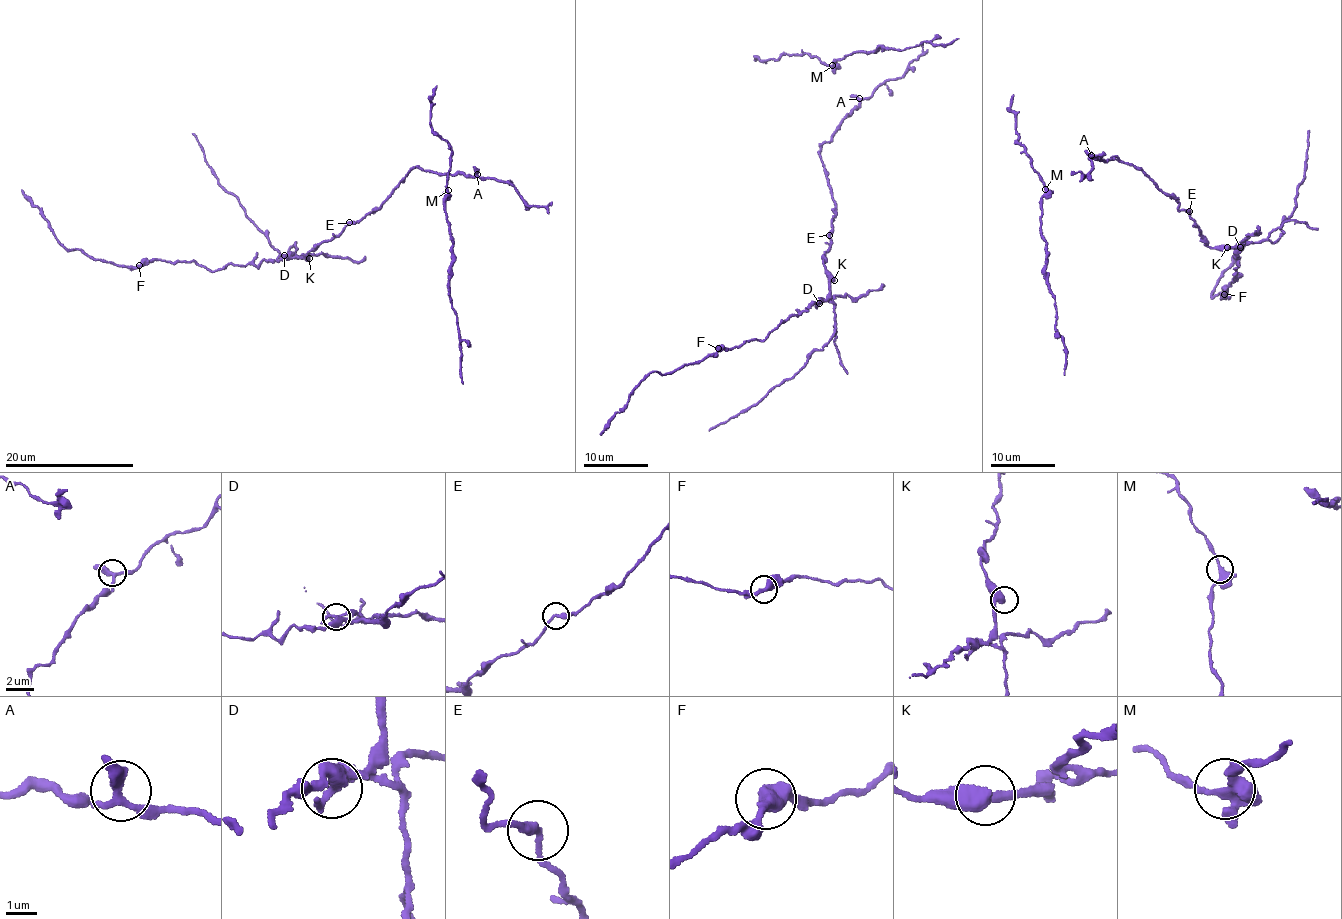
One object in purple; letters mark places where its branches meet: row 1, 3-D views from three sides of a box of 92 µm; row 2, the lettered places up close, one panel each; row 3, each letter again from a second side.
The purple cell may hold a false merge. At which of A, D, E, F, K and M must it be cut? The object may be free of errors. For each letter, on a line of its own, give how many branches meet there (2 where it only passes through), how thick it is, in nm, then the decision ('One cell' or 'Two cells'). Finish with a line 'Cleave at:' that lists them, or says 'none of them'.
A: Branches: 3. Thickness 300 nm. One cell
D: Branches: 4. Thickness 360 nm. Two cells
E: Branches: 2. Thickness 240 nm. One cell
F: Branches: 2. Thickness 400 nm. One cell
K: Branches: 2. Thickness 360 nm. One cell
M: Branches: 4. Thickness 300 nm. One cell
Cleave at: D

